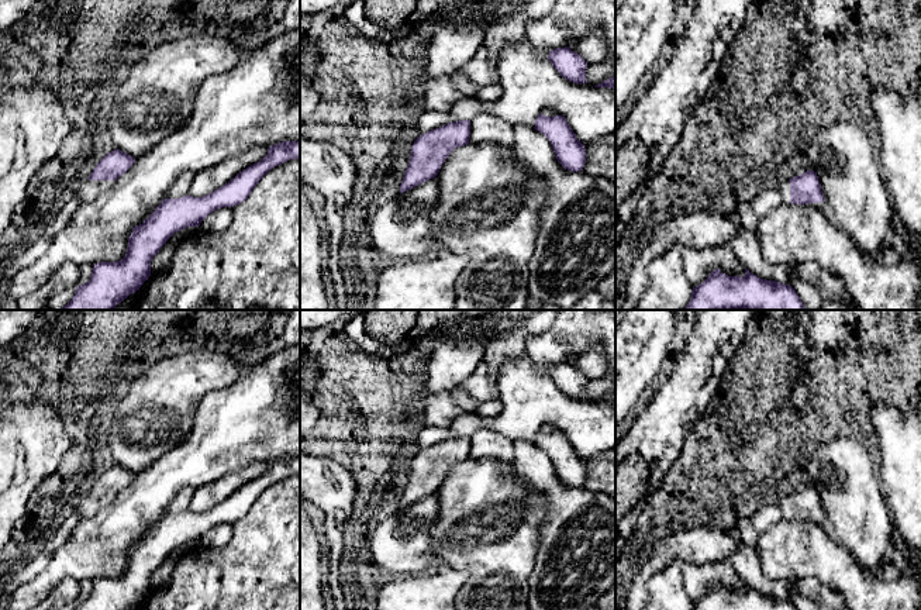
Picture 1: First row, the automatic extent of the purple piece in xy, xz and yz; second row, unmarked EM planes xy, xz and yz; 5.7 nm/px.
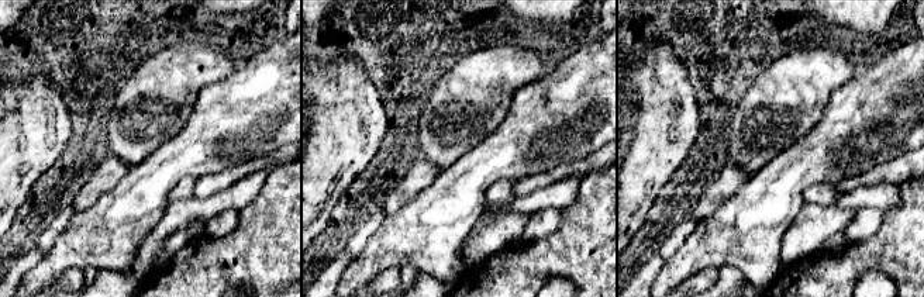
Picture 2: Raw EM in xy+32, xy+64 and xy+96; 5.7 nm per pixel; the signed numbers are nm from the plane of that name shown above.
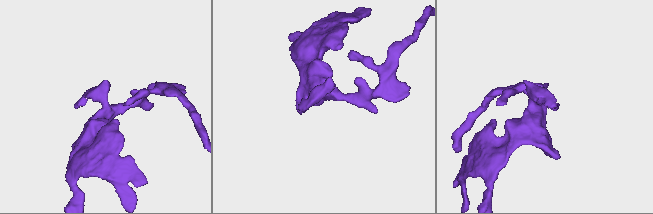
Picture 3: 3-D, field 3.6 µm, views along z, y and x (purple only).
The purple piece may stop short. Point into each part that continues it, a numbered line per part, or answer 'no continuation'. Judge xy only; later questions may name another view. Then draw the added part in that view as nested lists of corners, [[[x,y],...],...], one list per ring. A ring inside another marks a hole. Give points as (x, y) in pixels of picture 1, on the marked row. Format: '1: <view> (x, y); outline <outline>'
1: xy (89, 189); outline [[[86,180],[76,193],[83,203],[93,200],[100,193],[110,189],[115,180]]]

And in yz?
1: yz (824, 207); outline [[[825,197],[822,203],[808,203],[808,204],[800,204],[800,206],[814,206],[815,208],[821,210],[831,221],[834,221],[834,214]]]

